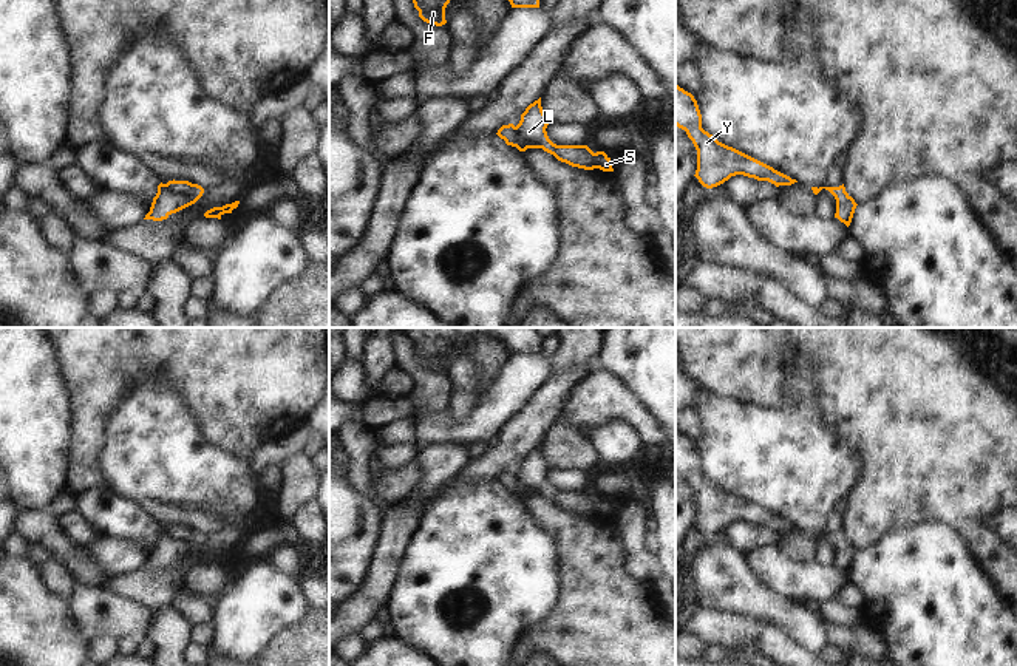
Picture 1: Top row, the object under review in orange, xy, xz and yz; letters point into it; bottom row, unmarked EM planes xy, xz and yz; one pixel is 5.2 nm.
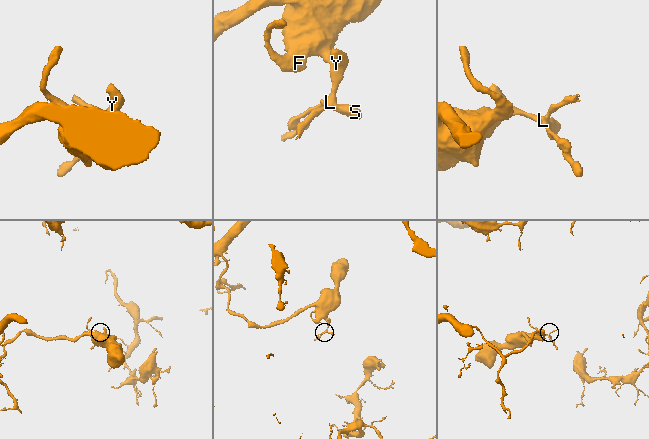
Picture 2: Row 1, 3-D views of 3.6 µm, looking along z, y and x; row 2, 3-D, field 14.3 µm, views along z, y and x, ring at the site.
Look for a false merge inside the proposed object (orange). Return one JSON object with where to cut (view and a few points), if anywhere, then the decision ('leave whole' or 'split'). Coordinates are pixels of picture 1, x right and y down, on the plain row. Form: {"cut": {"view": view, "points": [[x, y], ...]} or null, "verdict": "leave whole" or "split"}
{"cut": {"view": "xy", "points": [[164, 530], [172, 540], [186, 543], [201, 541]]}, "verdict": "split"}

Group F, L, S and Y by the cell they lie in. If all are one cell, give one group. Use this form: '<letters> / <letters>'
F L Y / S

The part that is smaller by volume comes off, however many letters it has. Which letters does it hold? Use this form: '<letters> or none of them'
S

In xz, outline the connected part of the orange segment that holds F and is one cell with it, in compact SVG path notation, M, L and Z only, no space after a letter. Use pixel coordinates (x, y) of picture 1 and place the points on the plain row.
M399 328L411 341L419 363L436 372L447 369L445 354L456 337L488 334L512 354L539 354L543 337L536 328Z

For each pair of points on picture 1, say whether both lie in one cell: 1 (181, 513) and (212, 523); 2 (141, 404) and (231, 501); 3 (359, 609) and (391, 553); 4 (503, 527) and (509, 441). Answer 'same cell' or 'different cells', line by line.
1: same cell
2: same cell
3: same cell
4: different cells

